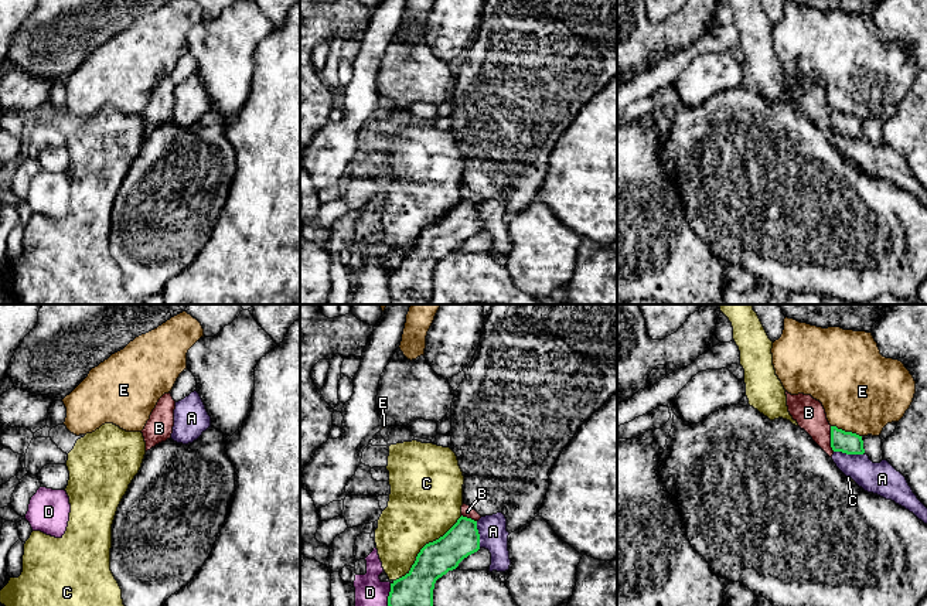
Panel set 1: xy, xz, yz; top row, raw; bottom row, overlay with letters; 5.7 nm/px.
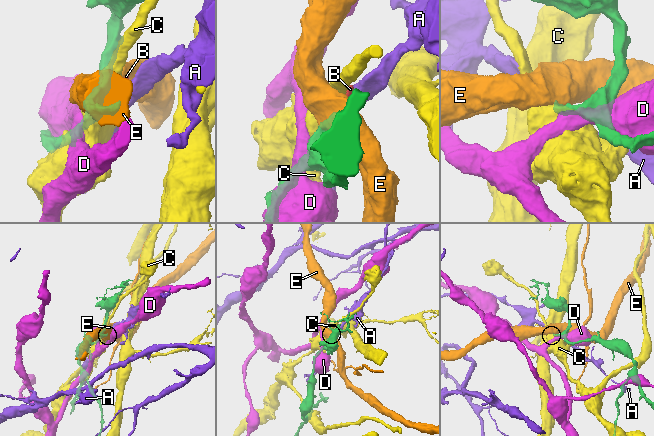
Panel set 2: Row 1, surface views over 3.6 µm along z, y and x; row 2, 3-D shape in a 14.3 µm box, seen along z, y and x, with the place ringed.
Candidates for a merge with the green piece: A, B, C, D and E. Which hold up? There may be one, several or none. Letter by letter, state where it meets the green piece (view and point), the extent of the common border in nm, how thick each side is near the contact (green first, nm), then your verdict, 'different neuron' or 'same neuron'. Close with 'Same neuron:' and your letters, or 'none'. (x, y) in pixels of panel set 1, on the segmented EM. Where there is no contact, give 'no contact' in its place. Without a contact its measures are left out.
A: yz (849, 453) | 180 nm | 130/190 nm | different neuron
B: yz (831, 439) | 150 nm | 130/170 nm | same neuron
C: xz (423, 547) | 550 nm | 200/400 nm | different neuron
D: xz (389, 595) | 130 nm | 190/170 nm | different neuron
E: yz (847, 432) | 190 nm | 130/460 nm | different neuron
Same neuron: B

